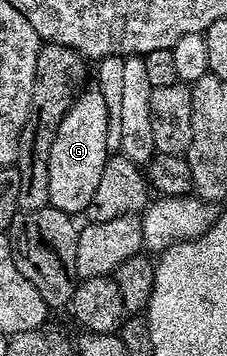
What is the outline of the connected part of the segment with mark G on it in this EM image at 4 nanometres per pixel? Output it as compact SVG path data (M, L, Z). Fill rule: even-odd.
M98 87L84 88L65 109L52 147L49 148L50 208L78 215L90 207L93 191L97 191L101 171L105 171L105 163L109 156L105 131L109 131L109 107L105 107L105 99Z

